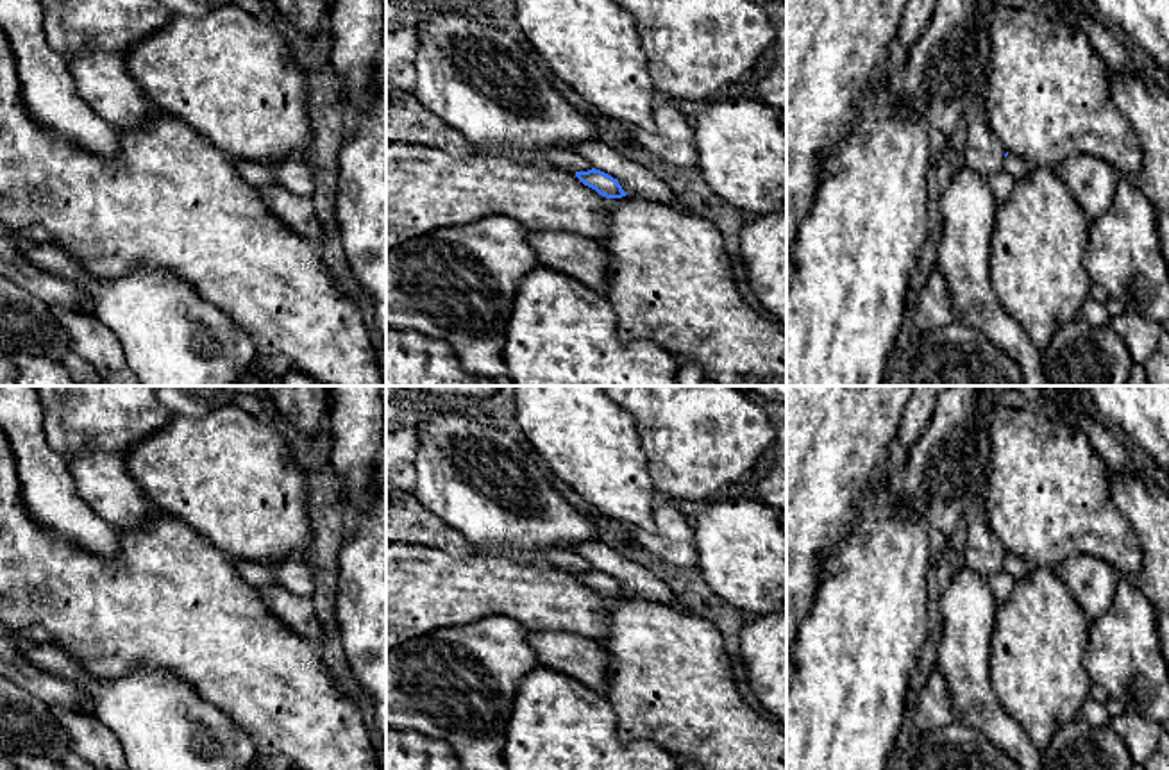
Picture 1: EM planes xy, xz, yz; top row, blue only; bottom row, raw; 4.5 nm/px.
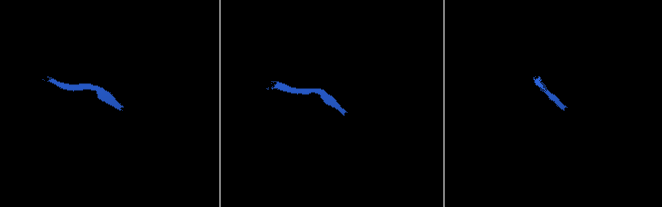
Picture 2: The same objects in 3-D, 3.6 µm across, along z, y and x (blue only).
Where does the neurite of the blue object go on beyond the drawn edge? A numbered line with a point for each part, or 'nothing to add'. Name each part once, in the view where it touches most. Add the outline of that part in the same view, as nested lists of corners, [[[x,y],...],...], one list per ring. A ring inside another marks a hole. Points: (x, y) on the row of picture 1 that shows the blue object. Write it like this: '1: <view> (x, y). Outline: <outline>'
nothing to add

